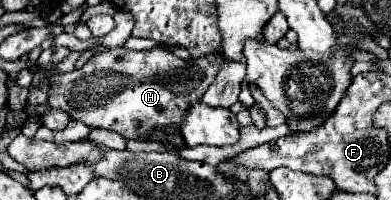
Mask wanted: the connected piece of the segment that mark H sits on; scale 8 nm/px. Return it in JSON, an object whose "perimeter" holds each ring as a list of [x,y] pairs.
{"perimeter":[[[114,48],[114,50],[106,50],[102,54],[92,56],[88,64],[80,70],[56,74],[56,82],[52,82],[52,90],[48,92],[48,104],[52,108],[64,110],[68,116],[88,126],[118,132],[128,140],[140,140],[140,138],[146,138],[148,132],[156,128],[170,128],[170,126],[180,128],[188,104],[198,102],[204,96],[208,86],[214,82],[220,70],[220,64],[222,64],[220,52],[200,56],[200,58],[180,60],[162,48],[152,48],[152,50]]]}

